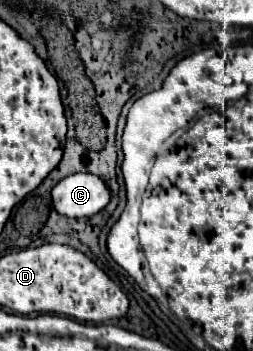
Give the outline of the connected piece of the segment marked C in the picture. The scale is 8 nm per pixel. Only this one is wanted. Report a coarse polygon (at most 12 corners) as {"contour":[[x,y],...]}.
{"contour":[[72,173],[52,189],[66,217],[92,217],[110,203],[100,175]]}

